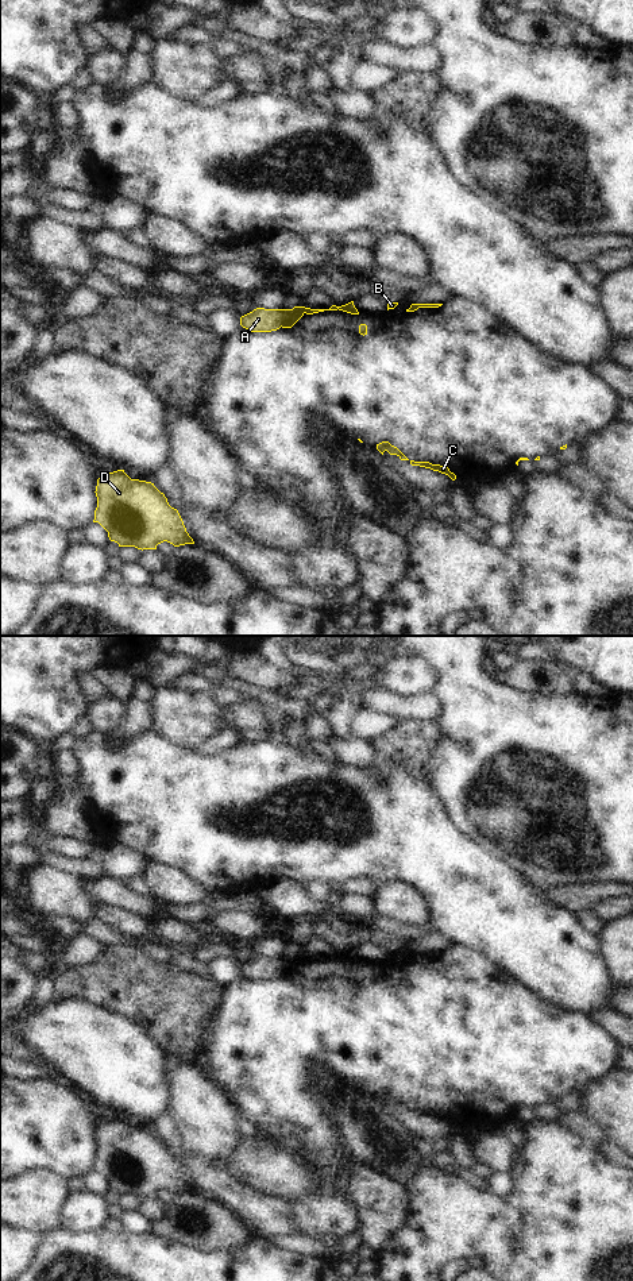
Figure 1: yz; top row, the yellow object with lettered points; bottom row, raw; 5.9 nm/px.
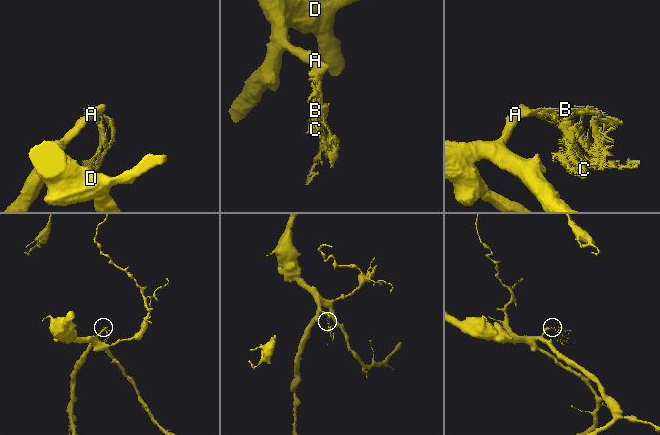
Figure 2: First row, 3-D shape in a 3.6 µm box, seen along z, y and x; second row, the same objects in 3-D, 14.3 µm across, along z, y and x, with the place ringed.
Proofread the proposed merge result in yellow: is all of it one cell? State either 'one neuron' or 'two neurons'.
two neurons

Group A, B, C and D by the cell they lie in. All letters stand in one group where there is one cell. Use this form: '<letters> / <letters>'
A D / B C

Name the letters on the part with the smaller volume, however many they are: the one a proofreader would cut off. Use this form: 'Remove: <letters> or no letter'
Remove: B, C

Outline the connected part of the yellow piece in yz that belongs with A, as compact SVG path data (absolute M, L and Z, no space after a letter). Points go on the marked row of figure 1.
M256 308L240 317L240 325L251 332L271 332L286 324L293 309Z

